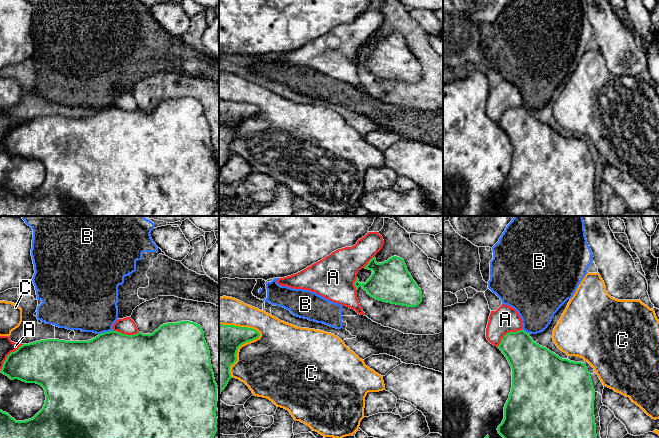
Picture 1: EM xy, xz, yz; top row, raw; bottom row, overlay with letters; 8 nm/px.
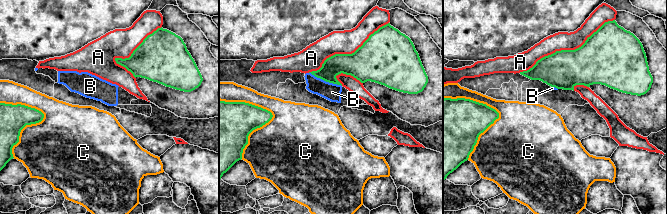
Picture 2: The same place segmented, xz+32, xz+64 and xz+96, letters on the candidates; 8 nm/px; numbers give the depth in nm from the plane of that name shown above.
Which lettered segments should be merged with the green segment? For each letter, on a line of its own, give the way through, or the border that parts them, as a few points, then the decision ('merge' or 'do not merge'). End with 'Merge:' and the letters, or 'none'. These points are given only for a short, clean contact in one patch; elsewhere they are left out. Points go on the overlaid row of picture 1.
A: do not merge
B: along xy (113, 330), (99, 334) | do not merge
C: do not merge
Merge: none

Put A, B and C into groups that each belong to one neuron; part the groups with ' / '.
A / B / C

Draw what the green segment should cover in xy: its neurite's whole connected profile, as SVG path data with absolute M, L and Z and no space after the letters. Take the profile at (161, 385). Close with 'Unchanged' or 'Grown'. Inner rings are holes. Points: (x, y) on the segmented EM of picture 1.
M181 321L161 325L152 334L138 332L134 335L117 331L104 332L88 341L65 341L59 339L40 340L23 344L11 352L3 363L1 373L11 380L36 383L45 390L43 408L31 419L16 421L8 413L0 410L0 438L214 438L217 432L217 384L212 370L210 351L200 325Z. Unchanged

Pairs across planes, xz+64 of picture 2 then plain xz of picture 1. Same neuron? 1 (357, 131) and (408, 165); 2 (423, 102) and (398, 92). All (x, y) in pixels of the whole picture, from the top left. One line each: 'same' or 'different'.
1: different
2: same

